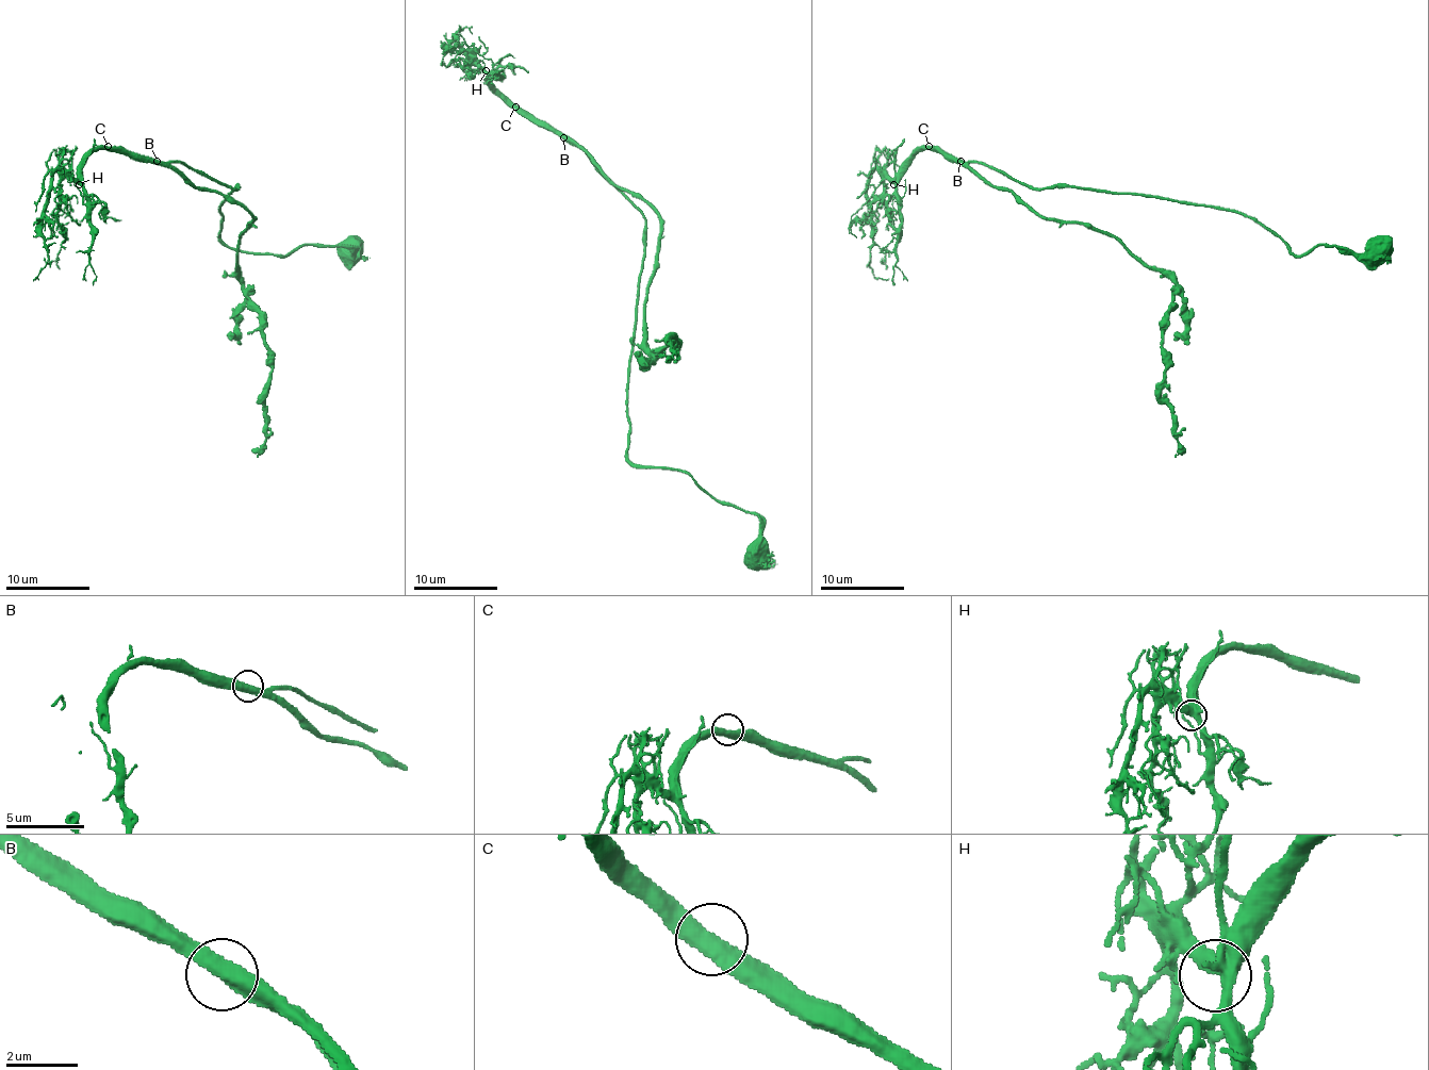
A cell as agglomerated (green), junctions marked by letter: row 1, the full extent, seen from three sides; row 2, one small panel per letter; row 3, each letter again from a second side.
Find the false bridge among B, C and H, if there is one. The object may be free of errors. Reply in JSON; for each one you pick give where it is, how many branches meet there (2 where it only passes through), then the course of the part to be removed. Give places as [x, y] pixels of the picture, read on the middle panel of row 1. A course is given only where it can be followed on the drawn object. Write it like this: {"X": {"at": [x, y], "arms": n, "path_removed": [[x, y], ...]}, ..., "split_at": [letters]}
{"split_at": []}

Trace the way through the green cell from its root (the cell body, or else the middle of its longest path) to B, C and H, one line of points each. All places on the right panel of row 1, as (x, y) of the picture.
B: (1376, 252), (1317, 244), (1294, 254), (1276, 234), (1228, 209), (1074, 186), (1029, 188), (987, 165), (959, 161)
C: (1376, 252), (1317, 244), (1294, 254), (1276, 234), (1228, 209), (1074, 186), (1029, 188), (929, 146)
H: (1376, 252), (1317, 244), (1294, 254), (1228, 209), (1029, 188), (933, 148), (893, 184)

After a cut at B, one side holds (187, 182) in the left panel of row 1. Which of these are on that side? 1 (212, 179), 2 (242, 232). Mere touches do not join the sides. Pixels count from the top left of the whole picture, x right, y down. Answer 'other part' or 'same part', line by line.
1: other part
2: same part

